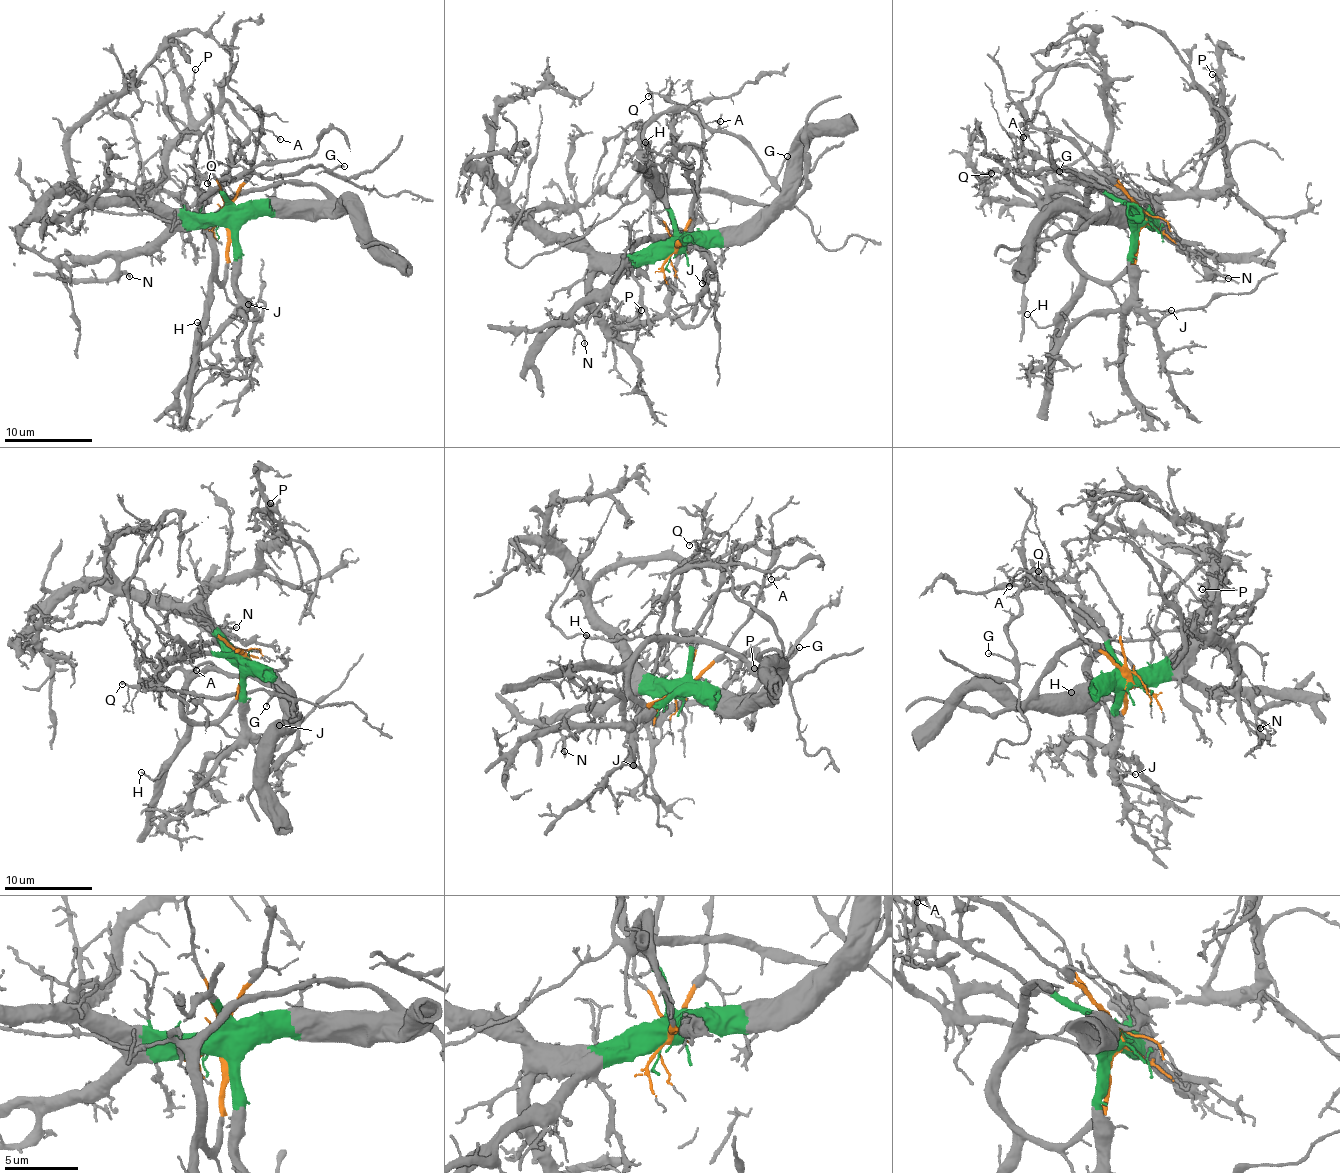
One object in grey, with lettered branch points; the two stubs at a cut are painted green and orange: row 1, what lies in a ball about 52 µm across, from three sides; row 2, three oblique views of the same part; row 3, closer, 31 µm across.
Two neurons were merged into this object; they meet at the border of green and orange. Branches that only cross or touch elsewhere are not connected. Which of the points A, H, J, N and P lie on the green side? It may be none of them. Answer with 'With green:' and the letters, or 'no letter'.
With green: J, N, P

